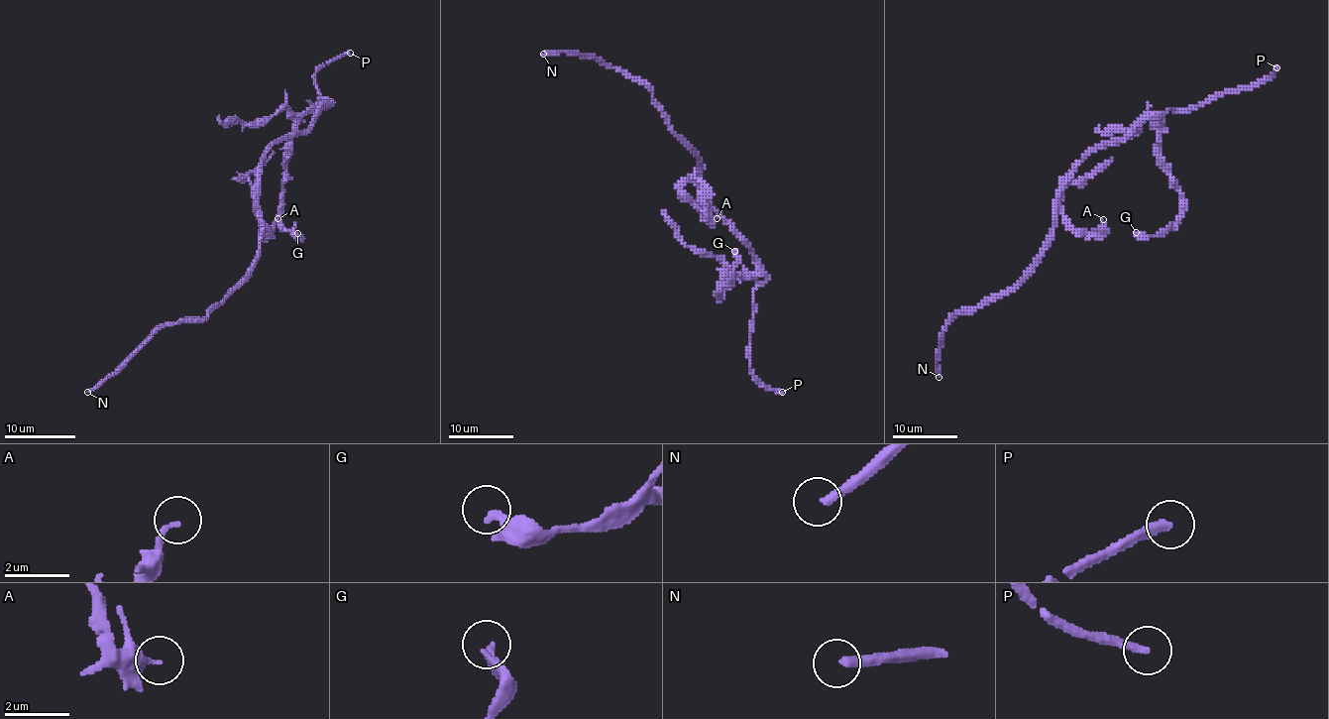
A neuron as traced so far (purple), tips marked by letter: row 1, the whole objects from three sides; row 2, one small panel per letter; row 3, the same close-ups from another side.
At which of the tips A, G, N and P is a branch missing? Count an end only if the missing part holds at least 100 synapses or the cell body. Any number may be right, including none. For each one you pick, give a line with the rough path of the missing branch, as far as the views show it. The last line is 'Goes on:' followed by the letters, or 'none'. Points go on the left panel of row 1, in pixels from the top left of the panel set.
Goes on: P

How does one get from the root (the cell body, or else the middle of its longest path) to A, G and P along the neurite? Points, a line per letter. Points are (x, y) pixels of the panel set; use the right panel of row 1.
A: (1063, 186), (1059, 196), (1060, 212), (1063, 222), (1073, 232), (1078, 235), (1098, 235), (1103, 219)
G: (1063, 186), (1091, 152), (1159, 116), (1160, 162), (1179, 192), (1181, 217), (1159, 235), (1136, 232)
P: (1063, 186), (1091, 152), (1121, 143), (1145, 120), (1251, 88), (1276, 67)

